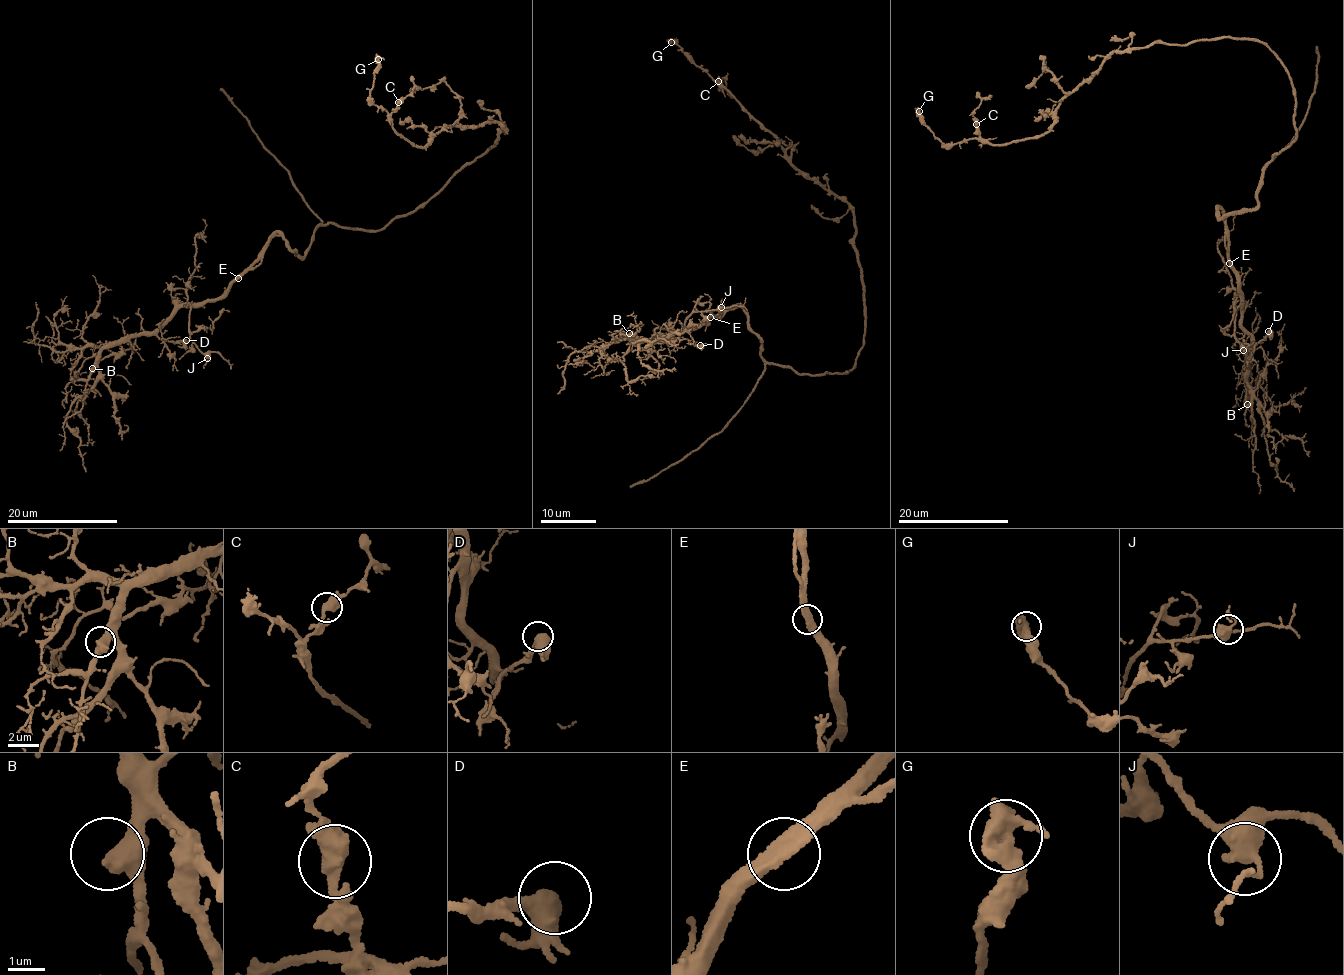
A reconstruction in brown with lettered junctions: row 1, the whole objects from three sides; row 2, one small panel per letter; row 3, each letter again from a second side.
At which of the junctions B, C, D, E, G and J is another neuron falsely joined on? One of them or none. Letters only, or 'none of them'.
none of them

